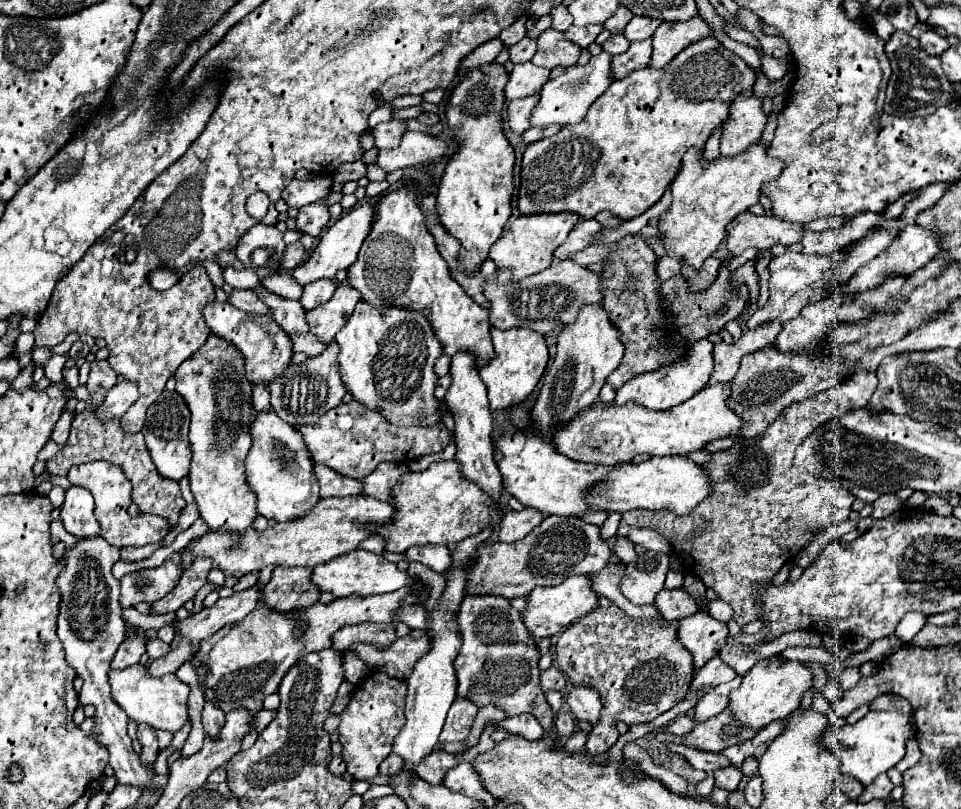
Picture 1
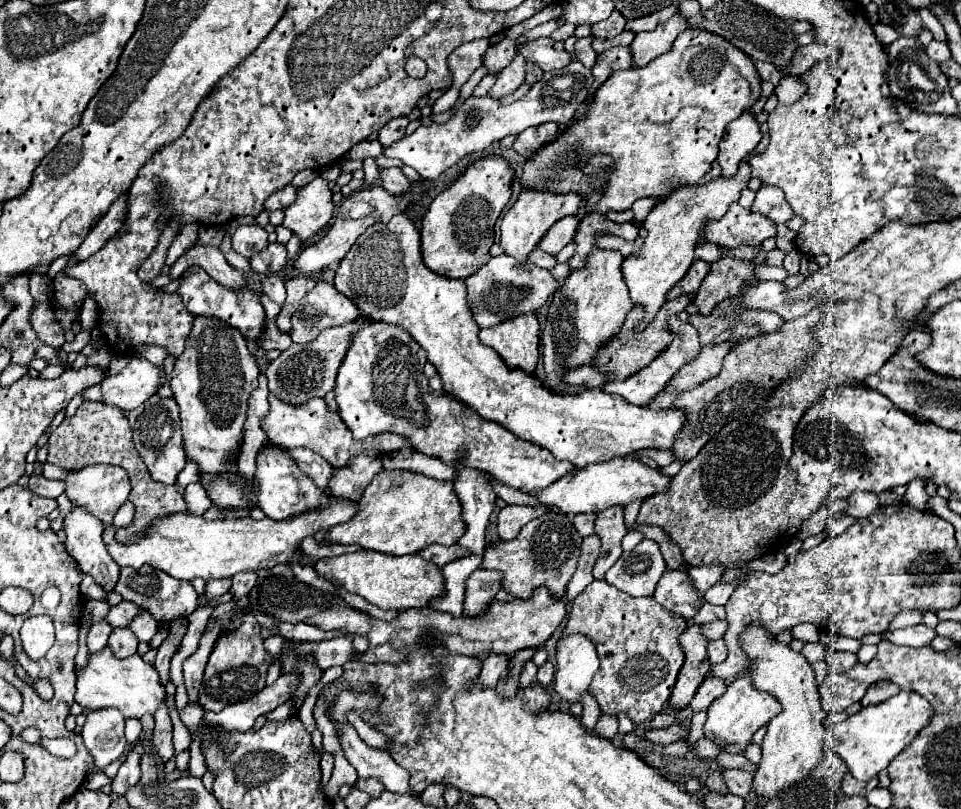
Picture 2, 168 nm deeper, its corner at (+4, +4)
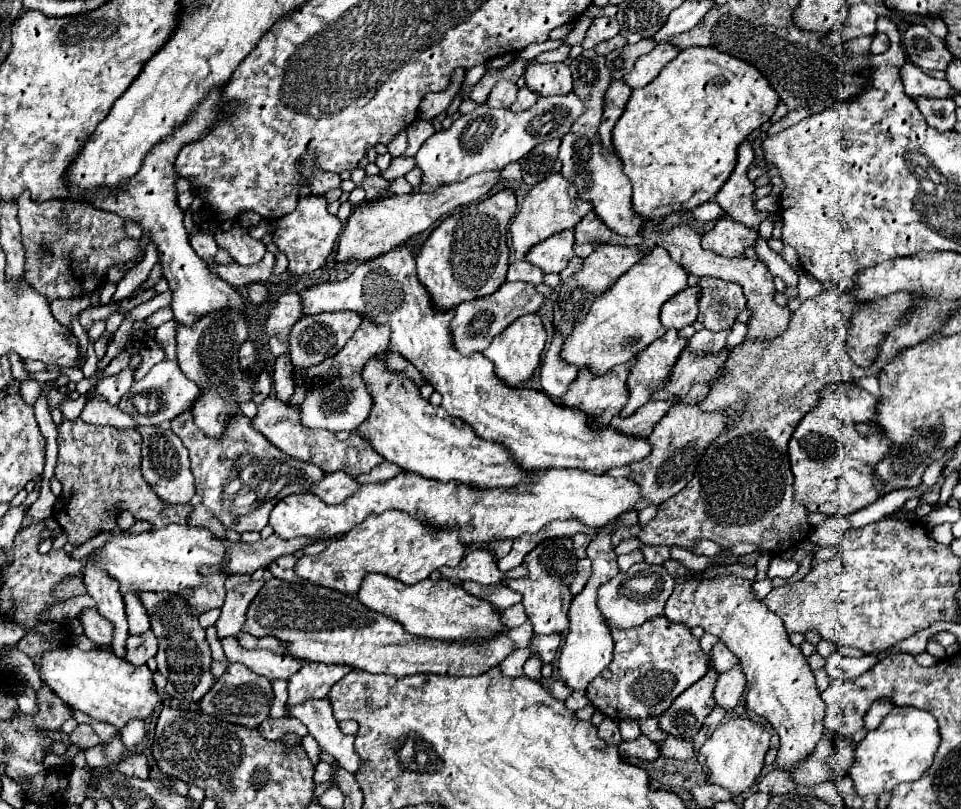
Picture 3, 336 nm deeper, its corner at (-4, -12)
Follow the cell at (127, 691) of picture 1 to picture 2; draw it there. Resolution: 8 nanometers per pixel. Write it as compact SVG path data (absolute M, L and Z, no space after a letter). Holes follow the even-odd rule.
M103 648L89 656L87 668L77 676L77 702L89 710L117 708L125 718L141 718L143 714L155 714L165 696L167 692L155 666L143 662L139 654L121 660L109 648Z

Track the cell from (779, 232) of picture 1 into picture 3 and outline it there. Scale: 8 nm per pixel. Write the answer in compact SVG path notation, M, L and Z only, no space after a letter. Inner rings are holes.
M725 218L725 220L719 220L713 230L703 234L701 246L719 256L737 258L745 252L745 248L755 246L755 238L757 238L755 230L743 224L737 224L731 218Z

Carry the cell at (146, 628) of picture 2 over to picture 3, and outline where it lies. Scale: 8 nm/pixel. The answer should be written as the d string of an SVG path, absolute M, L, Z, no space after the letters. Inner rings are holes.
M125 592L123 594L123 602L125 602L125 614L129 620L129 634L139 634L139 632L147 632L149 626L149 614L145 610L145 606L139 600L137 592Z

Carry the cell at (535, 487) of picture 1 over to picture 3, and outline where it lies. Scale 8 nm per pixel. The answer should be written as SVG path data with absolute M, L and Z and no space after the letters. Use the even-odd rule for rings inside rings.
M371 358L363 368L363 378L367 380L367 388L375 400L371 416L359 426L359 436L369 440L369 444L379 452L385 460L397 464L399 468L407 472L421 474L425 478L433 480L459 480L463 484L475 484L479 488L501 488L501 486L515 486L519 482L527 482L527 472L521 470L507 452L503 452L501 444L495 444L491 440L479 438L469 424L463 424L459 418L451 418L443 408L431 406L429 400L423 400L419 394L419 388L411 384L411 380L403 380L403 376L395 372L387 372L383 368L383 360Z

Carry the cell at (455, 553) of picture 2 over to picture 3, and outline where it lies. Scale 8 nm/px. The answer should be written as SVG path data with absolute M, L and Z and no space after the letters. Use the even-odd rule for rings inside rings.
M485 549L471 550L455 568L441 568L439 574L449 580L473 580L477 584L503 584L507 578L525 578L527 566L517 566L509 572L497 568L495 556Z

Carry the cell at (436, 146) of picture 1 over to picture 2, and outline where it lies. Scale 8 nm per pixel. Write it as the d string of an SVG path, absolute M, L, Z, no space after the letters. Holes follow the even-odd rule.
M571 60L559 72L545 72L543 78L537 84L533 84L533 88L521 100L503 106L499 104L499 100L491 96L471 96L467 98L467 104L463 104L449 122L431 126L421 124L413 134L403 136L401 140L383 148L383 154L387 158L399 158L403 164L413 166L423 178L437 178L465 154L479 152L487 148L491 142L501 140L509 134L519 134L531 126L539 126L545 122L557 122L561 126L567 124L573 118L575 108L587 100L591 84L591 68L583 66L579 60Z

